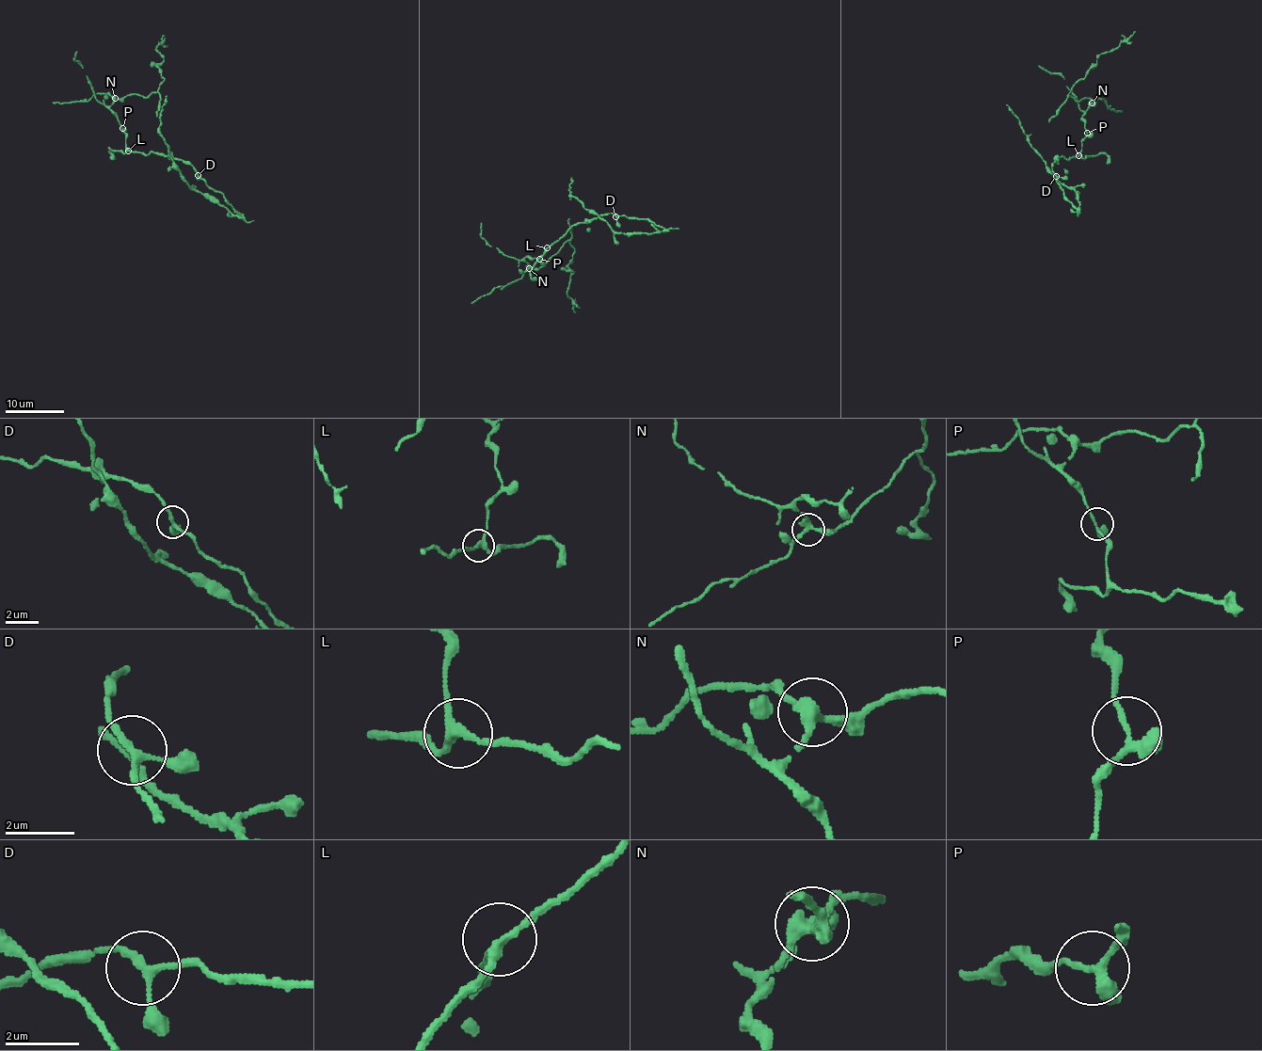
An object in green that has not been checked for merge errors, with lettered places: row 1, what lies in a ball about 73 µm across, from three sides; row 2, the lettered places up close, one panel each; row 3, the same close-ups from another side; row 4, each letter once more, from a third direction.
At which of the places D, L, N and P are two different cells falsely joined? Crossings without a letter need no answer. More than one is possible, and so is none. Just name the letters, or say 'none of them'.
D, N

